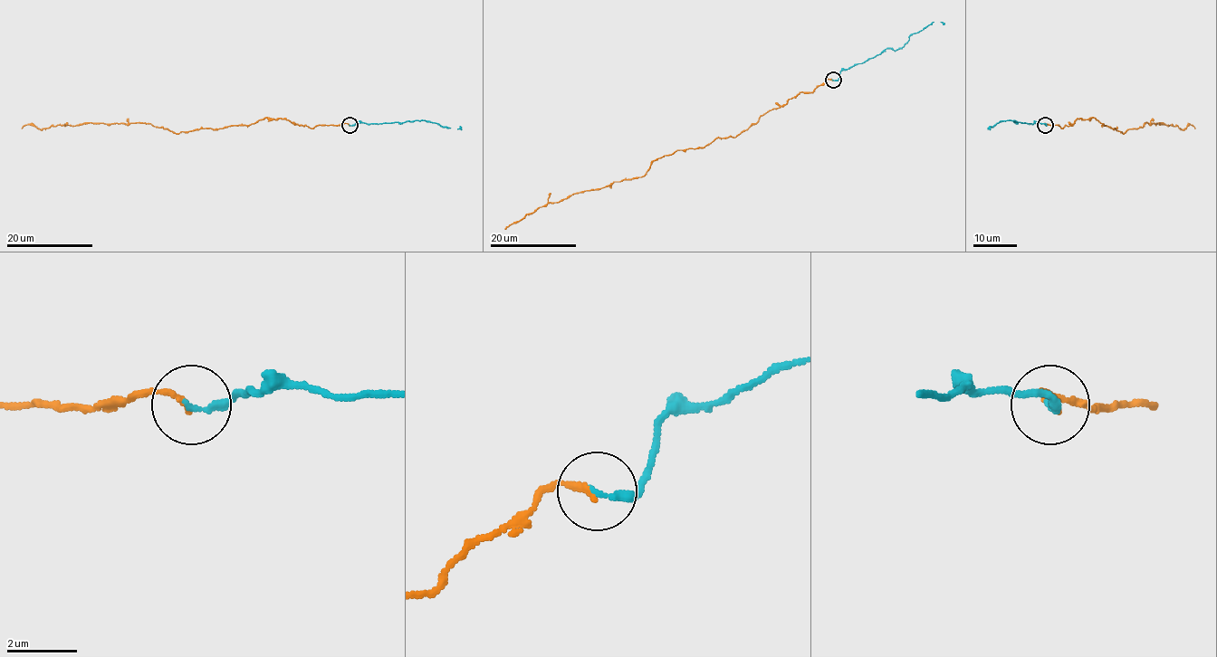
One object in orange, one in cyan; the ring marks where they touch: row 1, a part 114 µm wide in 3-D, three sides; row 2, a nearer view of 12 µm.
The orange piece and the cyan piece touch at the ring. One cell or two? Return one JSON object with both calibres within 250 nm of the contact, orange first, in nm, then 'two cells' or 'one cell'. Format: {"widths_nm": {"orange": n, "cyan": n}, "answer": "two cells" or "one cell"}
{"widths_nm": {"orange": 170, "cyan": 180}, "answer": "one cell"}

